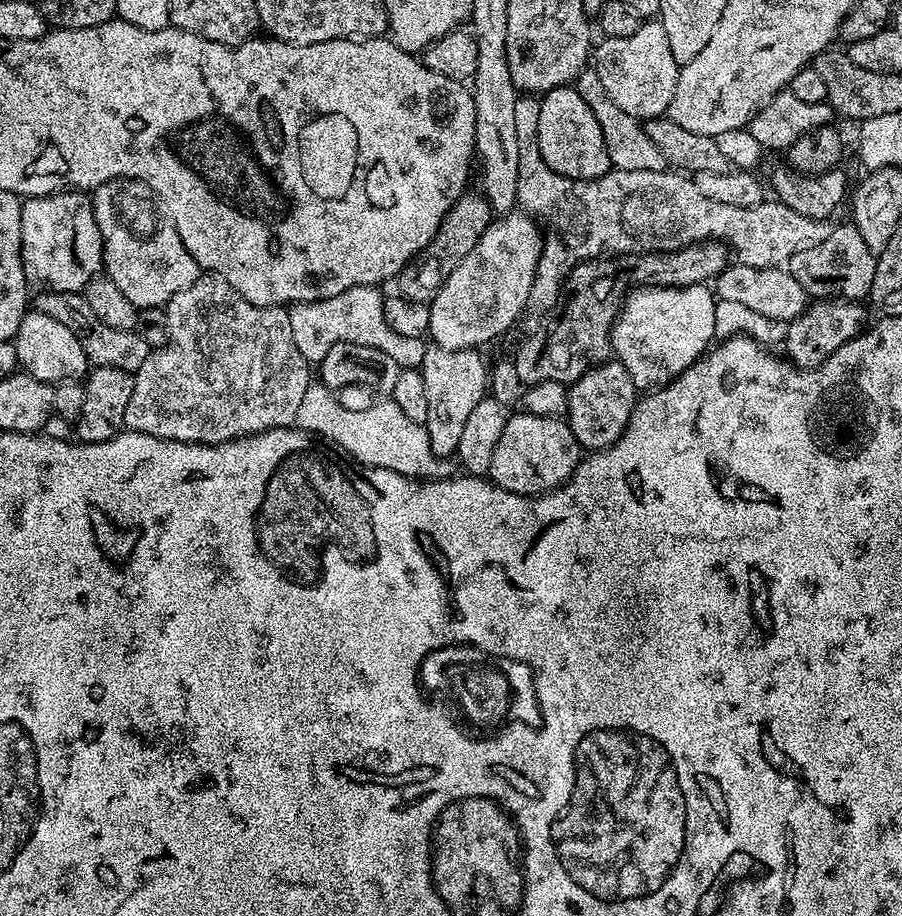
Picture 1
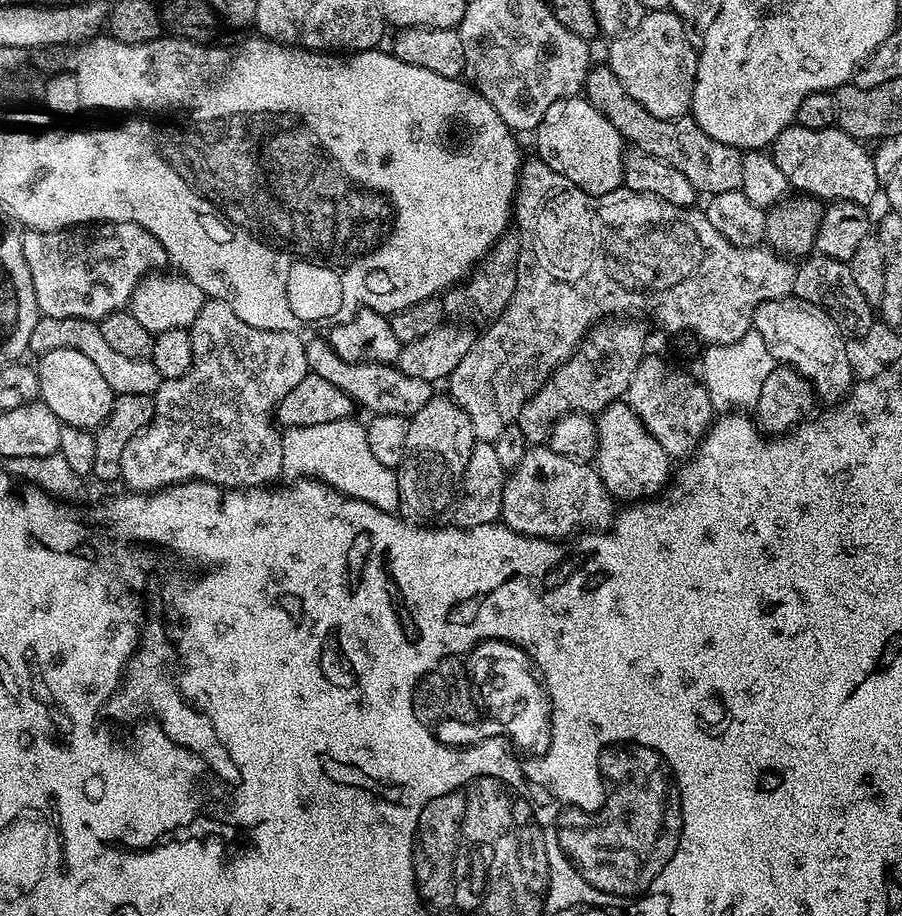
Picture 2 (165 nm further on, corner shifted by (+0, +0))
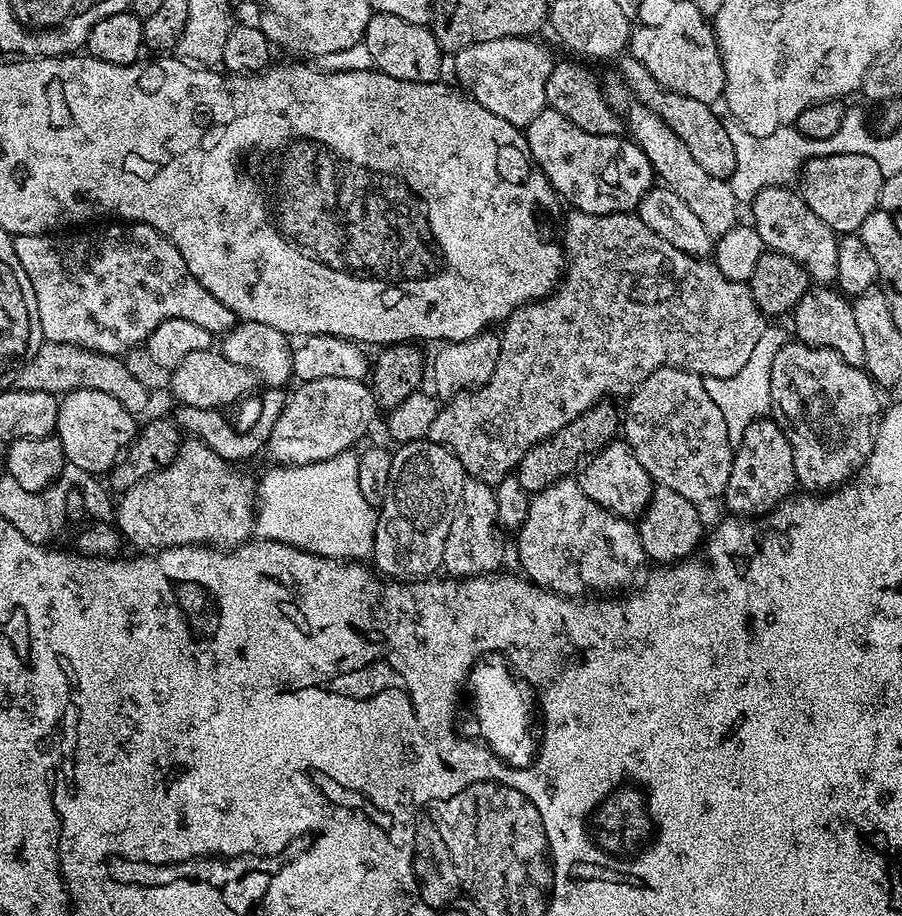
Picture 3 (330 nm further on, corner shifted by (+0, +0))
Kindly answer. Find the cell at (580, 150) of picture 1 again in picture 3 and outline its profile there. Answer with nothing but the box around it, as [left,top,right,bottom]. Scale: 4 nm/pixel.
[523,107,654,214]

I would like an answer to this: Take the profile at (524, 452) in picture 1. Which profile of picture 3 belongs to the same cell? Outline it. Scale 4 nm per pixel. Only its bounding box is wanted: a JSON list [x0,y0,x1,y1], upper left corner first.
[515,478,646,598]

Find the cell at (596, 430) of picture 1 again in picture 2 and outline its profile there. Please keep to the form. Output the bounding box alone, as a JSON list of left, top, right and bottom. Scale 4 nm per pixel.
[594,399,670,502]

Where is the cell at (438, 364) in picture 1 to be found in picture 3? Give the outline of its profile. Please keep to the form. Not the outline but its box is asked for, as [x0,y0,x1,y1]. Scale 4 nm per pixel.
[370,438,465,582]

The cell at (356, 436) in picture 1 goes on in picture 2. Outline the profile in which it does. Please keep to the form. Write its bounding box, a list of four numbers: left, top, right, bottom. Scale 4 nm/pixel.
[282,418,400,513]

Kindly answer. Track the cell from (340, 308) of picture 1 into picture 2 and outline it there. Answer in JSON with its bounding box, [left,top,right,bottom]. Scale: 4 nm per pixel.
[304,339,434,418]

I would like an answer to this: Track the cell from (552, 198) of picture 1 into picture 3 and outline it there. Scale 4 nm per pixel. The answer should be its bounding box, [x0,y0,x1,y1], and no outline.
[427,211,766,486]

